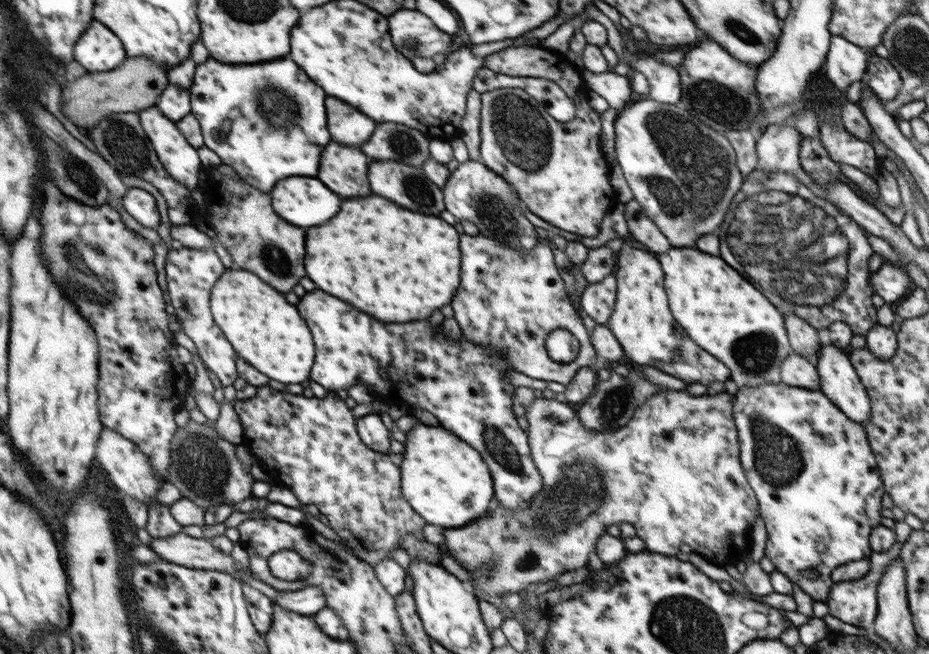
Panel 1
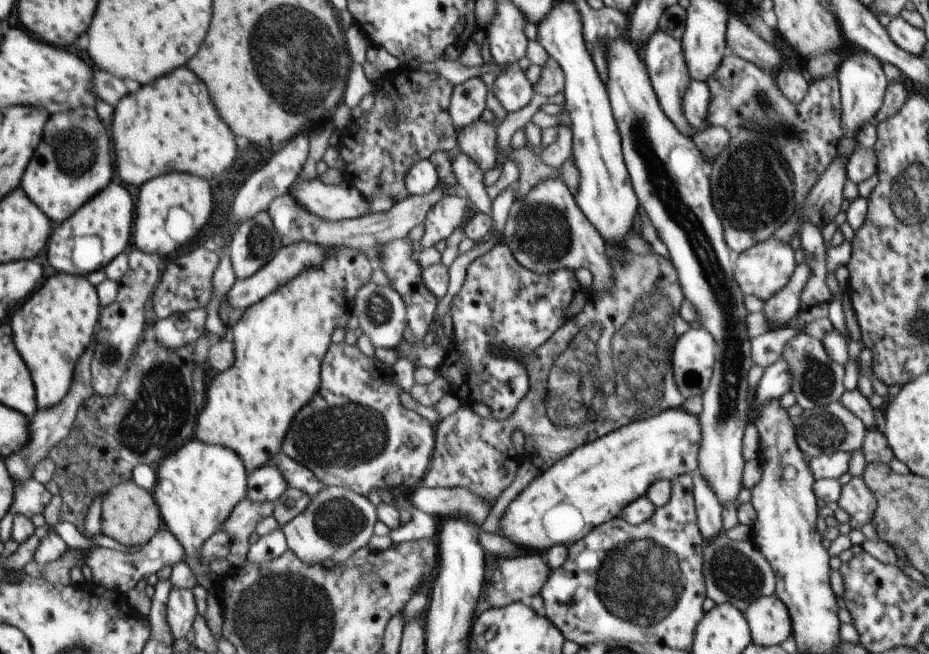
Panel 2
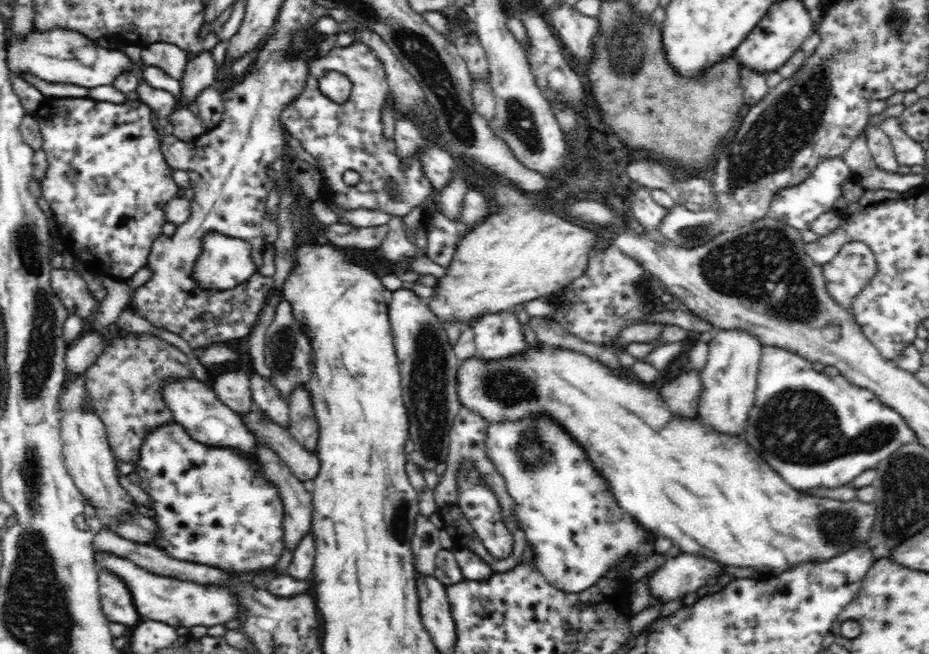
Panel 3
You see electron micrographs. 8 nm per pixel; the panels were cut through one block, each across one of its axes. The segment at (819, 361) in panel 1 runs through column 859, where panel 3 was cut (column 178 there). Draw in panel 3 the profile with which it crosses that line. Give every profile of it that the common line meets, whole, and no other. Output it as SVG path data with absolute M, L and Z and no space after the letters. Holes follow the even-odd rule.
M180 377L175 381L166 381L161 386L161 393L175 423L180 423L194 441L210 447L234 447L244 455L256 454L255 436L242 423L241 416L216 396L212 385L206 385L195 377Z

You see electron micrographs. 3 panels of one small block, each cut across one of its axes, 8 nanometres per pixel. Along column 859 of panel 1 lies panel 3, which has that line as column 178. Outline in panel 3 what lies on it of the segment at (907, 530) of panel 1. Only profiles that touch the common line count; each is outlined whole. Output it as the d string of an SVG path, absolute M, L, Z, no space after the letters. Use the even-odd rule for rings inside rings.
M96 551L98 568L113 572L129 588L134 606L143 620L152 620L172 626L174 629L192 626L224 625L240 620L239 600L221 584L198 584L192 580L160 576L138 566L132 559L114 555L108 551Z

